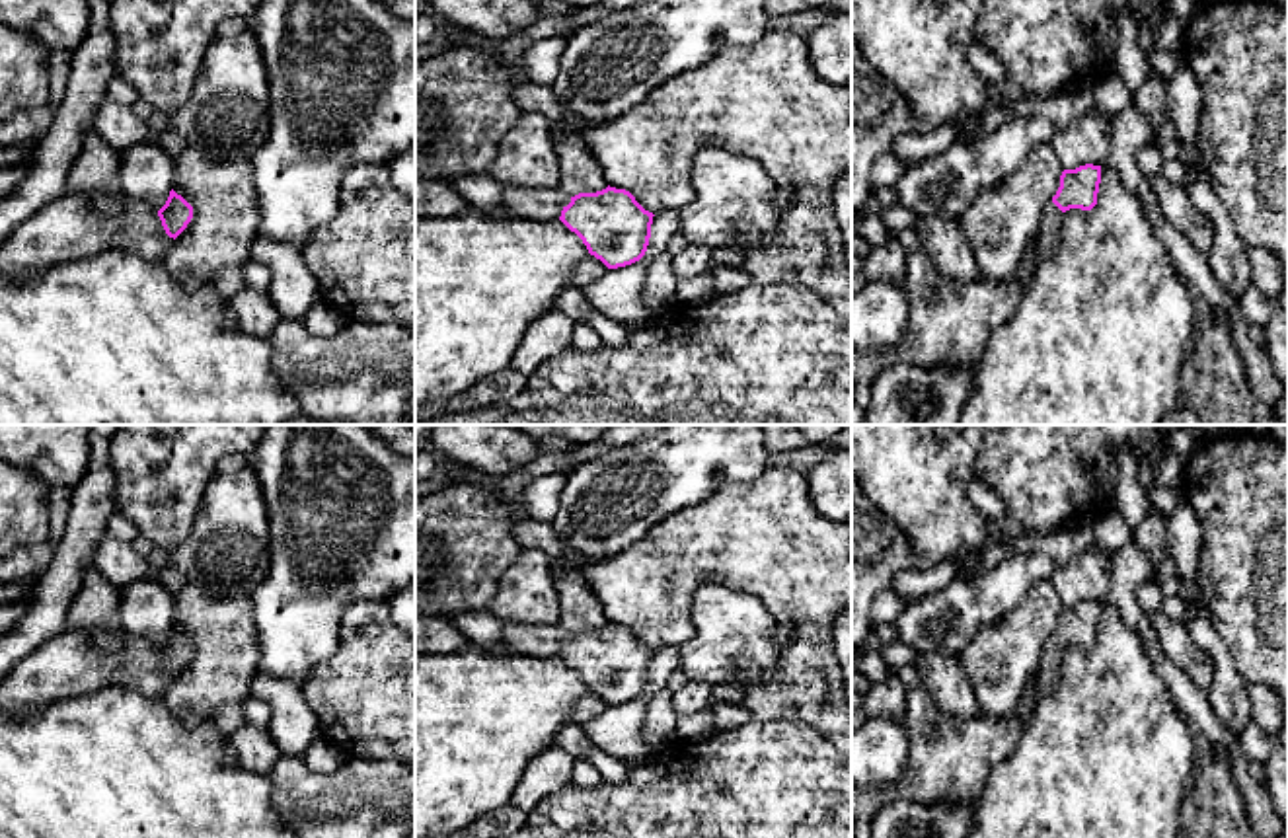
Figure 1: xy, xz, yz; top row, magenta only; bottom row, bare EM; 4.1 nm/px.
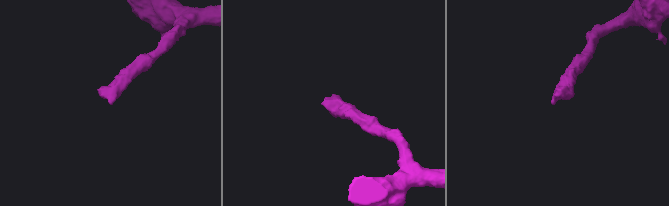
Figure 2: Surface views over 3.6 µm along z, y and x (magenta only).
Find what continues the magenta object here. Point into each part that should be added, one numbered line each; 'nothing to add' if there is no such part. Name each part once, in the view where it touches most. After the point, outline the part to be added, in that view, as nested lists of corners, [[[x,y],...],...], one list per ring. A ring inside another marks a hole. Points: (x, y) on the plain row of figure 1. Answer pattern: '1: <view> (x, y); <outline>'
1: xy (71, 663); [[[64,628],[0,680],[0,713],[23,721],[55,702],[92,694],[109,684],[164,700],[173,686],[173,674],[166,670],[160,653],[127,631],[121,639],[121,655],[111,659],[101,653],[90,631]]]

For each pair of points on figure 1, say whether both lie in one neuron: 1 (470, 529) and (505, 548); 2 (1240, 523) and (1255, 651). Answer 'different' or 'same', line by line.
1: same
2: same

